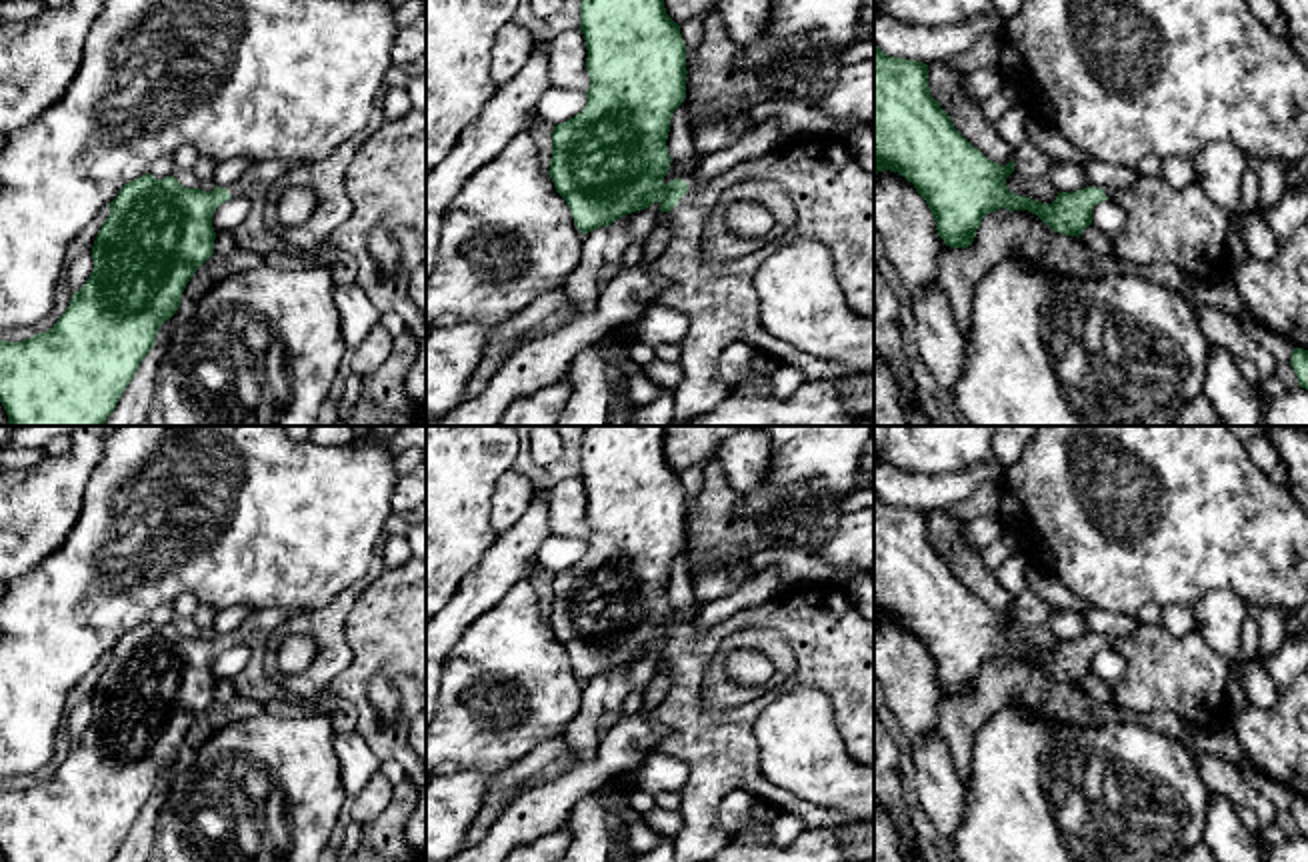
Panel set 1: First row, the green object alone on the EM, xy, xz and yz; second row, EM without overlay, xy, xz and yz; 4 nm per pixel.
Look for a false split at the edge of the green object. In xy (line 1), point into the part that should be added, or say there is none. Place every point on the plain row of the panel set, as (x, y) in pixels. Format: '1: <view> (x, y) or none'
1: xy (252, 682)

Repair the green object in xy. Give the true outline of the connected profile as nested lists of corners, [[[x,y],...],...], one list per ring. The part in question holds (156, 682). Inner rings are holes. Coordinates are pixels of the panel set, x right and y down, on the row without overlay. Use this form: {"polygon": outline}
{"polygon": [[[286,608],[250,612],[234,632],[212,640],[184,636],[174,624],[158,628],[144,622],[124,632],[94,688],[94,718],[66,760],[48,780],[22,790],[0,788],[0,850],[6,862],[112,862],[160,774],[176,762],[186,732],[214,702],[216,656],[230,646],[248,646],[250,660],[234,678],[236,694],[262,704],[288,698],[264,672],[264,654],[270,634],[300,614]]]}

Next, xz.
{"polygon": [[[588,426],[580,452],[580,478],[586,488],[590,536],[586,554],[574,566],[554,574],[550,626],[566,648],[582,682],[610,674],[618,666],[660,652],[670,662],[670,688],[648,718],[668,730],[652,750],[688,764],[690,776],[682,796],[682,830],[674,840],[674,862],[704,862],[726,842],[716,828],[716,812],[726,794],[748,790],[780,814],[798,816],[804,828],[846,826],[846,818],[810,804],[768,780],[760,766],[754,736],[756,718],[774,700],[762,694],[728,710],[700,706],[702,678],[720,644],[740,630],[762,628],[782,634],[798,660],[798,668],[780,690],[812,686],[832,698],[834,720],[846,754],[874,770],[874,622],[866,620],[852,590],[830,582],[800,588],[778,600],[746,608],[700,632],[694,624],[664,632],[670,618],[668,580],[674,558],[686,546],[686,494],[680,474],[666,462],[664,434],[668,426]]]}

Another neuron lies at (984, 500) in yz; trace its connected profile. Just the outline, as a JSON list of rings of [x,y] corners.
[[[982,486],[968,498],[950,504],[948,510],[958,520],[986,518],[988,514],[998,514],[1000,490],[996,486]]]

